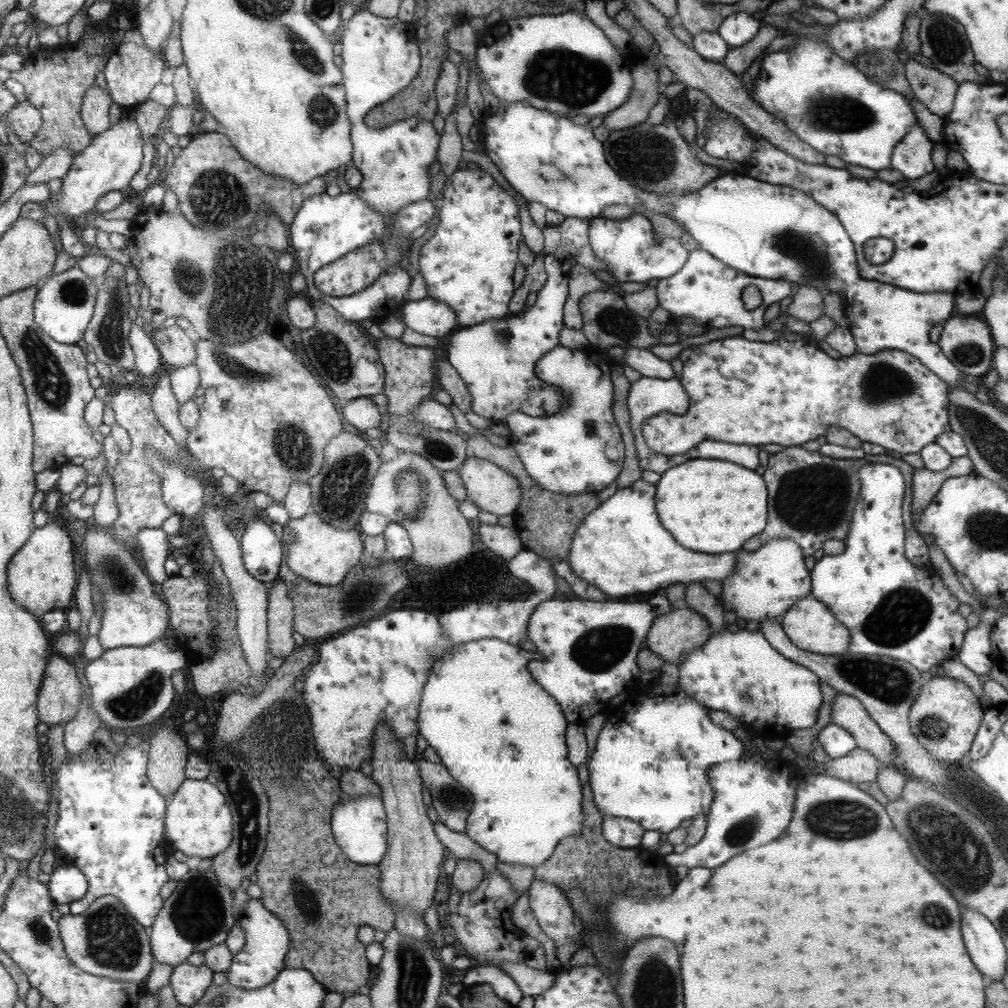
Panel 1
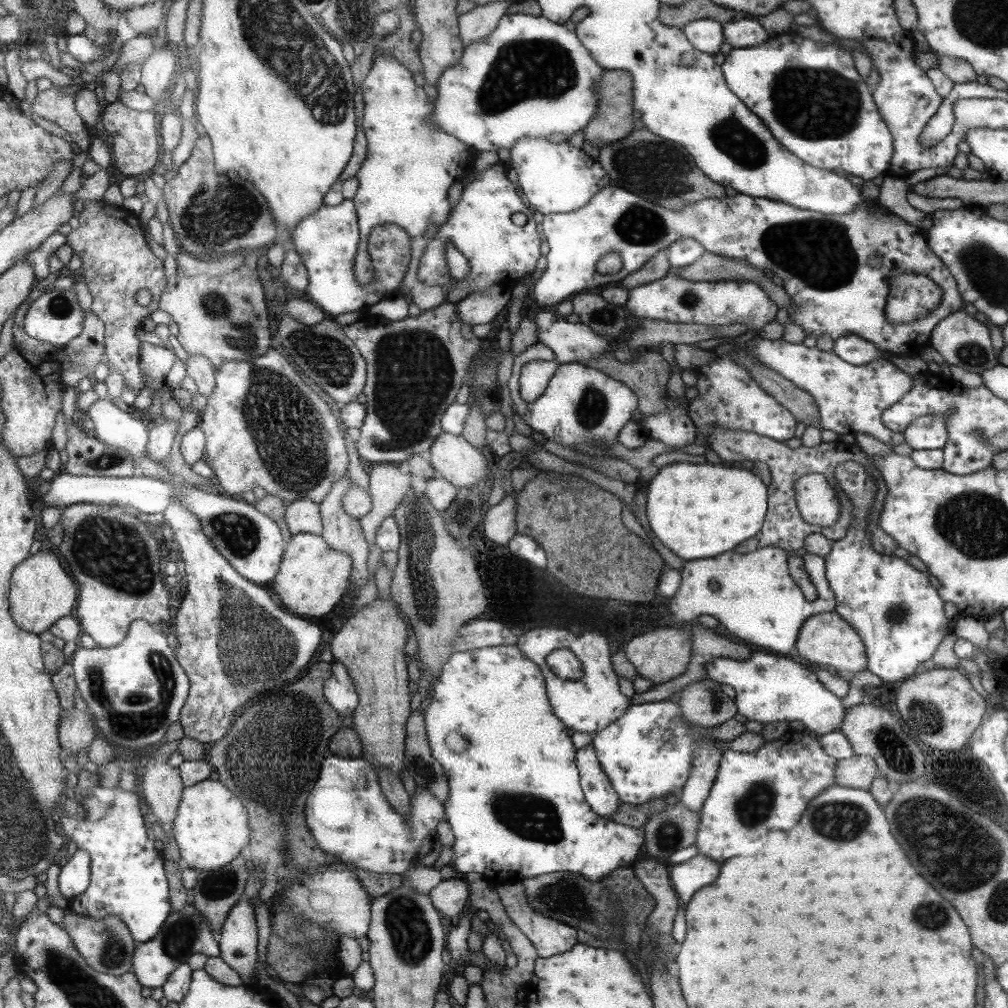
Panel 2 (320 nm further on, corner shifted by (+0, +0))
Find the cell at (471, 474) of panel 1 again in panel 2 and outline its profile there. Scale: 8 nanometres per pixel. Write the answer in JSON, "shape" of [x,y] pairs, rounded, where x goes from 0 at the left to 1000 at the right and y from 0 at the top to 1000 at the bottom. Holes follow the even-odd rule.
{"shape":[[[438,427],[424,448],[426,449],[426,456],[428,457],[432,472],[440,474],[445,480],[455,485],[471,481],[477,482],[485,474],[485,465],[482,463],[479,451],[456,431],[450,432]]]}

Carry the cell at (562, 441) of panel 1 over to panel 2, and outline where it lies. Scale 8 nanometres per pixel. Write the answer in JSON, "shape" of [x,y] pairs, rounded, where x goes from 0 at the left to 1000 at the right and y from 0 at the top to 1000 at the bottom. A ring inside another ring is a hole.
{"shape":[[[531,340],[524,343],[508,357],[508,368],[503,377],[503,385],[508,401],[514,413],[528,428],[542,433],[542,437],[565,443],[567,440],[582,440],[592,444],[604,444],[610,440],[614,425],[626,415],[632,405],[632,395],[625,384],[612,376],[602,375],[600,370],[588,363],[576,359],[555,360],[541,387],[522,400],[515,391],[514,375],[520,361],[526,357],[549,357],[551,352],[540,341]]]}

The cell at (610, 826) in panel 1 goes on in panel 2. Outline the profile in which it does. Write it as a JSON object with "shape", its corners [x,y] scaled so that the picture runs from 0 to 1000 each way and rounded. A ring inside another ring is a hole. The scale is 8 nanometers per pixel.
{"shape":[[[585,731],[581,732],[578,742],[571,743],[571,760],[574,762],[579,793],[592,809],[605,813],[605,808],[613,801],[615,794],[592,755]]]}

